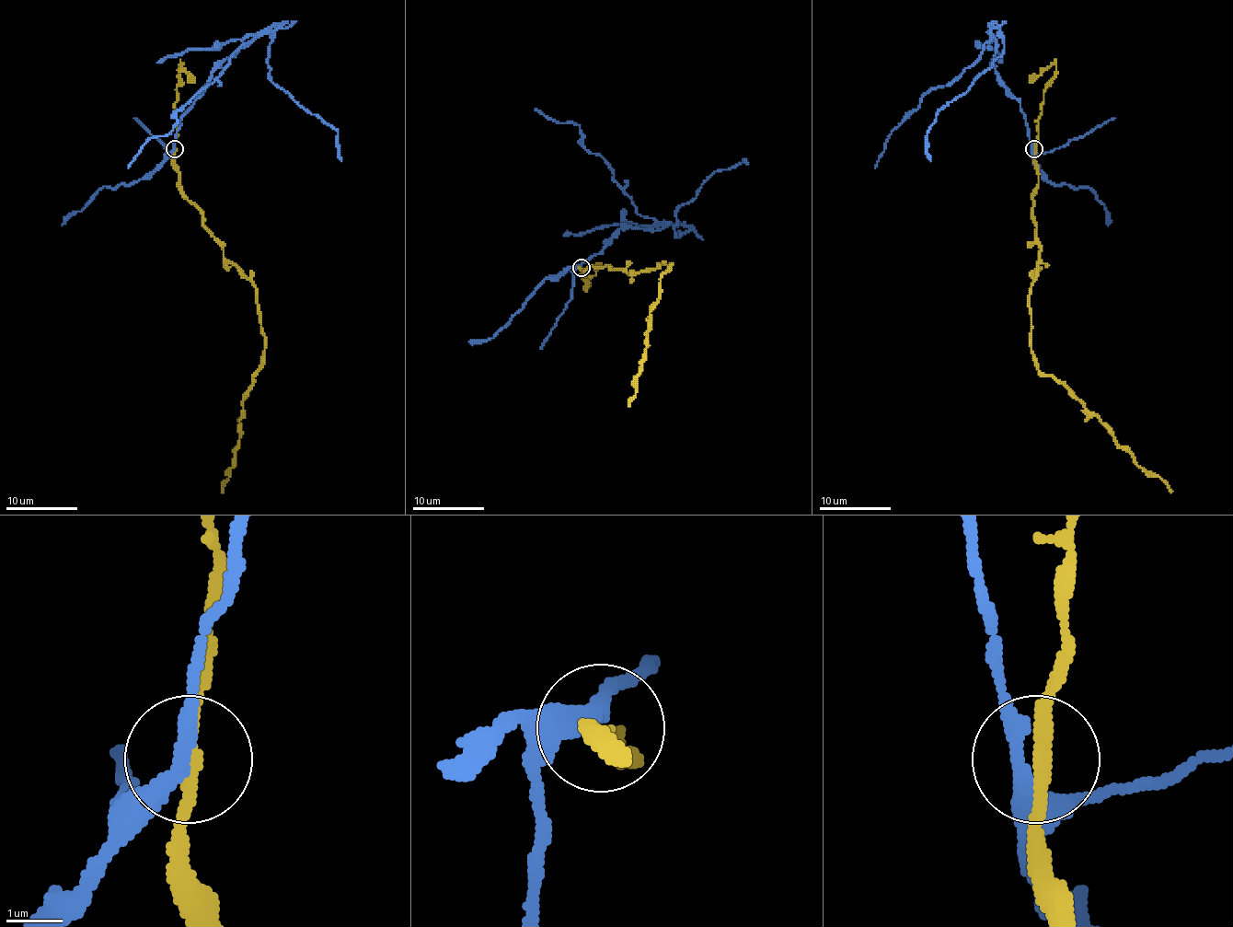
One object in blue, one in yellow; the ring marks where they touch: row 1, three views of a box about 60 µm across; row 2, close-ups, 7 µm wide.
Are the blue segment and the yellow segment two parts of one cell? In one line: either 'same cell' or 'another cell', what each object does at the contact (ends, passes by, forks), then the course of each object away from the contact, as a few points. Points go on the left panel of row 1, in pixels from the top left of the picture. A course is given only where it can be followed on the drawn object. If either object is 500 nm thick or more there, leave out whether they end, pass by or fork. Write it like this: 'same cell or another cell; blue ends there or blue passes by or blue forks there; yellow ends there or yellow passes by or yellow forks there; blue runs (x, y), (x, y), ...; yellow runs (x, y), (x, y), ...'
another cell; blue passes by; yellow passes by; blue runs (175, 148), (180, 116), (214, 72), (257, 36), (282, 23), (270, 52), (270, 78), (338, 133), (341, 161); yellow runs (175, 148), (178, 188), (201, 213), (223, 256), (255, 288), (264, 353), (243, 401), (236, 464), (221, 492)

